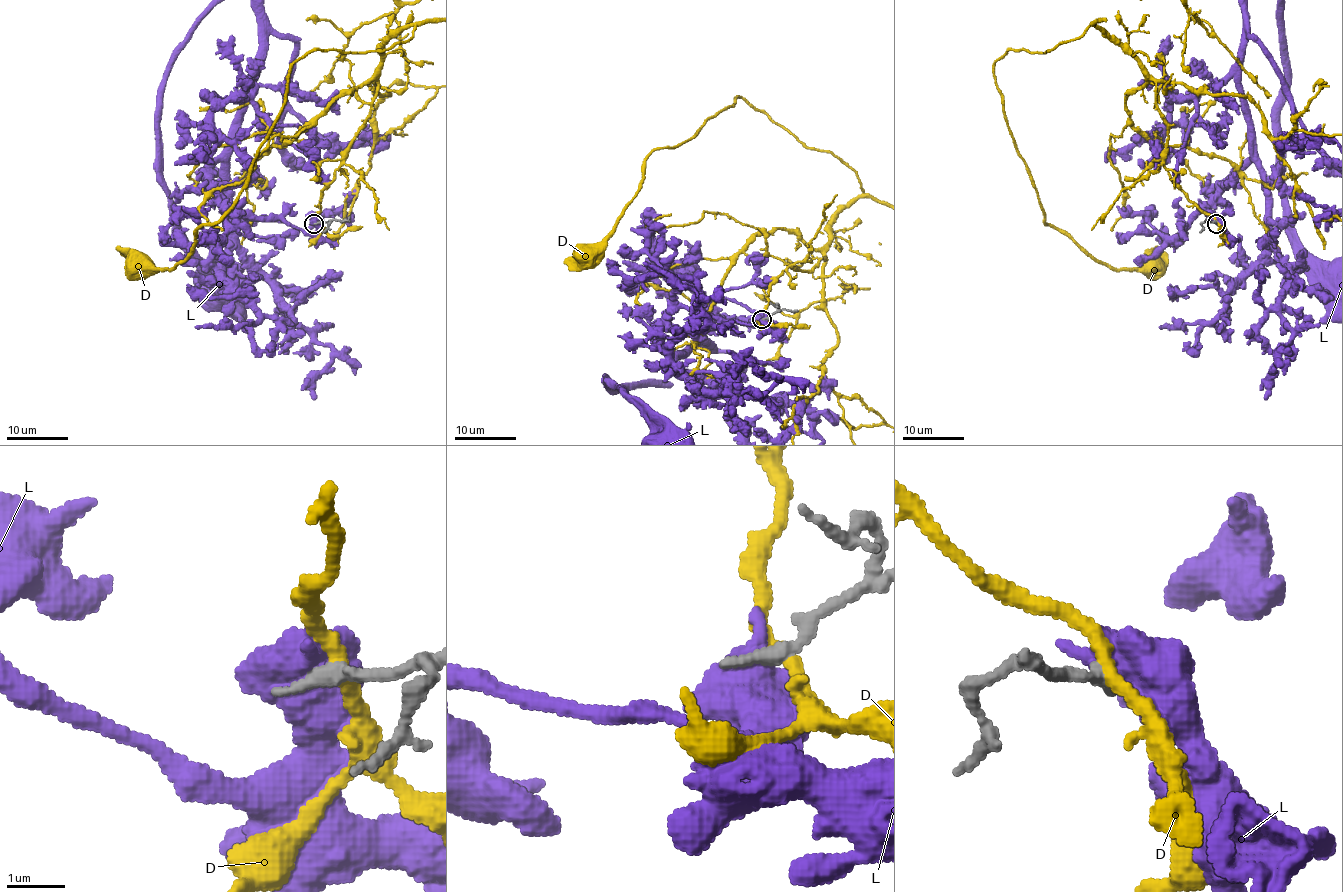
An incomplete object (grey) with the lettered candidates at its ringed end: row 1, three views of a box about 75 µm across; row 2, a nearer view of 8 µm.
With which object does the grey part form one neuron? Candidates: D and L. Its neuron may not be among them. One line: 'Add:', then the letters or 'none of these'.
Add: none of these

